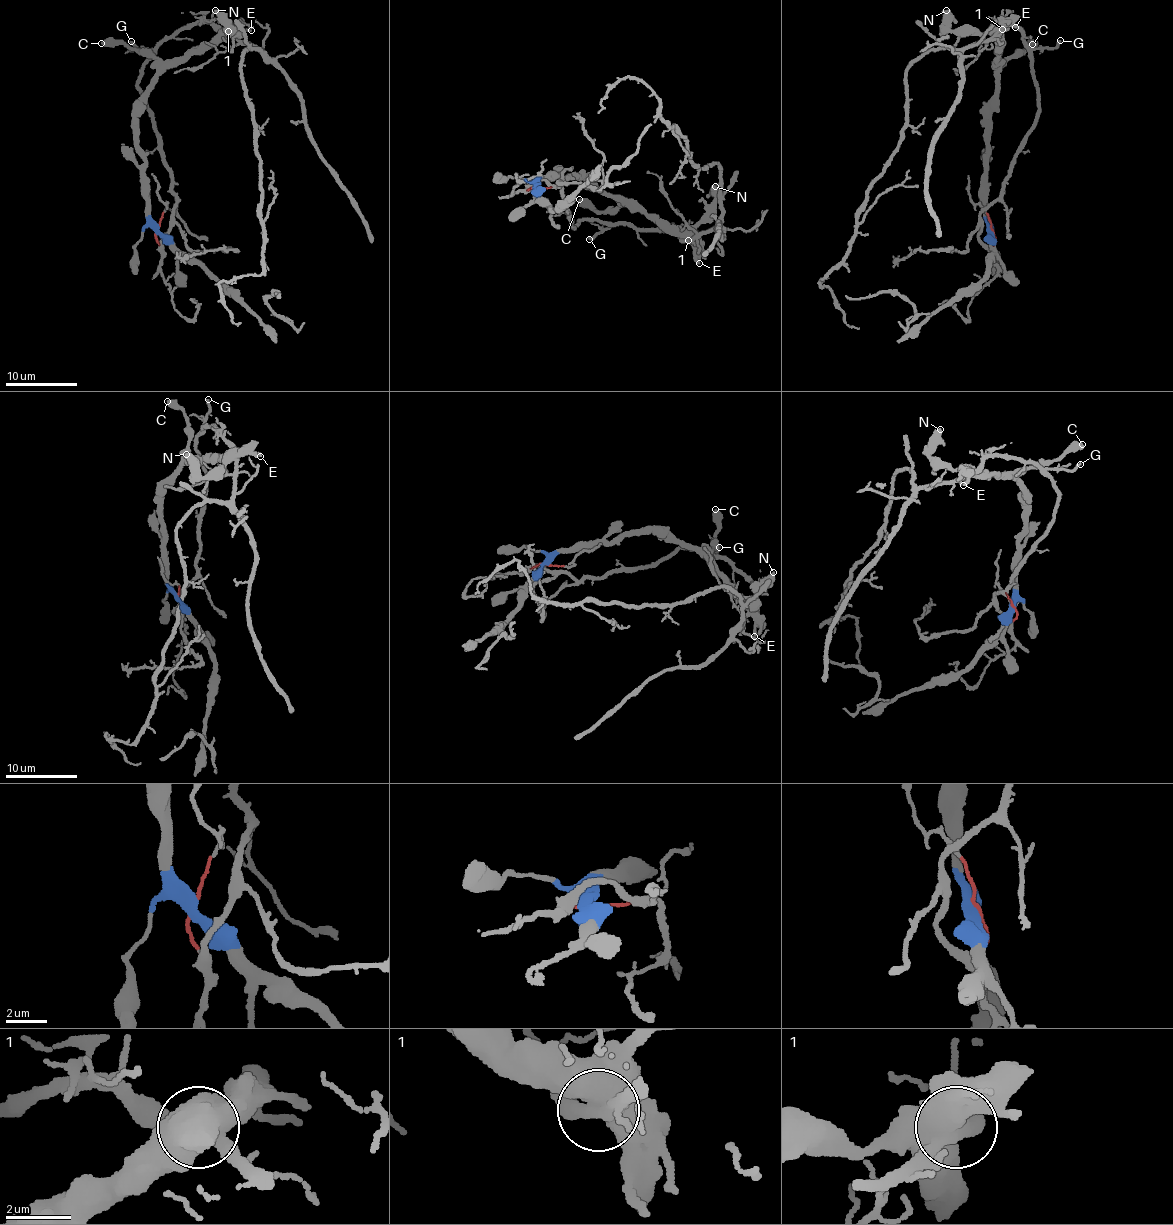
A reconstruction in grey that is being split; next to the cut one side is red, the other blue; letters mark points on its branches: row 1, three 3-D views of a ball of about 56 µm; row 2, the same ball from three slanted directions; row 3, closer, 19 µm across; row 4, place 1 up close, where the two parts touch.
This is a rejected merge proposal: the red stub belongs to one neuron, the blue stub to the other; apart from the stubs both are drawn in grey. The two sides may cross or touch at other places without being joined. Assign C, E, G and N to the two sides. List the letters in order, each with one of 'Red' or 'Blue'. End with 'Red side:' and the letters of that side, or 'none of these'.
C: Blue
E: Blue
G: Red
N: Blue
Red side: G

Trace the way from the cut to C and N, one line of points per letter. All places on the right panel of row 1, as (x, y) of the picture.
C: (992, 231), (986, 217), (984, 155), (988, 148), (989, 110), (997, 68), (1012, 58), (1023, 55), (1033, 44)
N: (992, 231), (986, 217), (984, 155), (988, 148), (997, 43), (987, 33), (952, 31), (945, 11)

